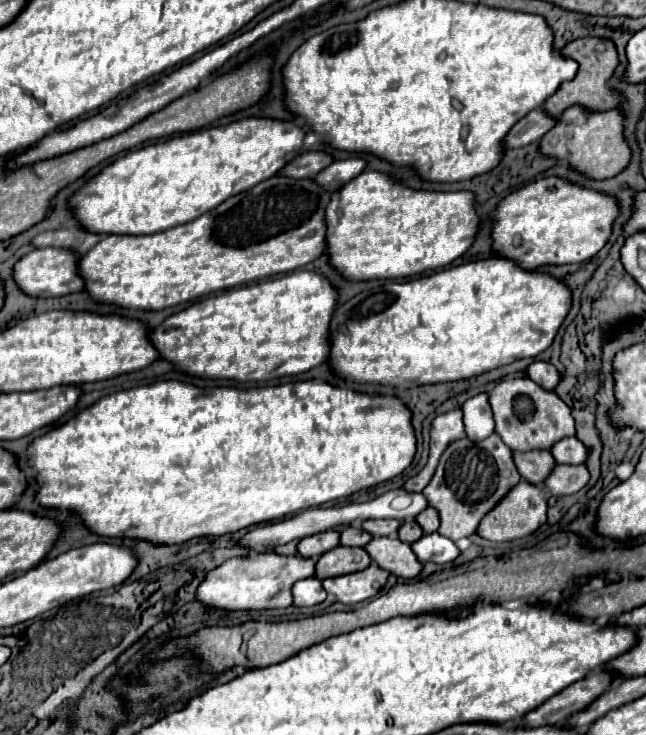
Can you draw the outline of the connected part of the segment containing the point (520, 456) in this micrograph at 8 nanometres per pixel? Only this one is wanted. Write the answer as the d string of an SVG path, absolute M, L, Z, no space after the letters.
M513 451L513 459L519 475L533 485L541 485L555 467L555 459L549 451Z

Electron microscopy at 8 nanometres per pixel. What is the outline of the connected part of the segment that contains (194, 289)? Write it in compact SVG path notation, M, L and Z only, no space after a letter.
M271 177L249 191L223 201L219 207L183 227L145 237L107 235L77 263L77 271L83 275L83 291L89 299L101 305L117 305L135 311L161 311L215 291L243 287L251 281L295 271L317 259L325 249L325 207L329 197L331 193L313 183L313 179Z

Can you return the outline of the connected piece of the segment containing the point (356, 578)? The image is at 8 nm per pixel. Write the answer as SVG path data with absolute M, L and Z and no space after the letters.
M371 563L363 571L355 571L349 575L339 575L339 577L329 577L323 579L323 589L331 595L337 597L337 601L345 605L355 605L359 601L365 601L385 585L389 573L375 563Z

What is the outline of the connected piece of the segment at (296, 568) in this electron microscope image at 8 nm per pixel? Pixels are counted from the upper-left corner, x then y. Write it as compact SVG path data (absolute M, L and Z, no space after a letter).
M253 553L247 557L227 559L223 565L211 569L203 583L195 591L195 599L203 607L227 609L227 611L267 611L285 609L291 605L291 587L295 581L313 577L315 561L301 555L277 555L277 553Z

